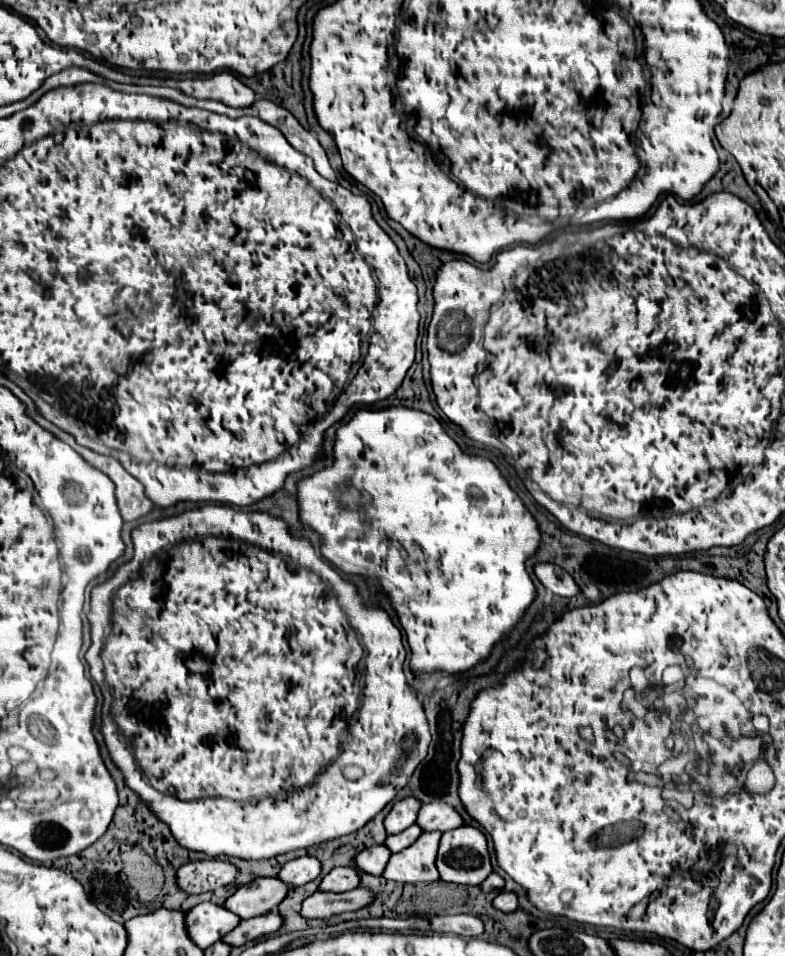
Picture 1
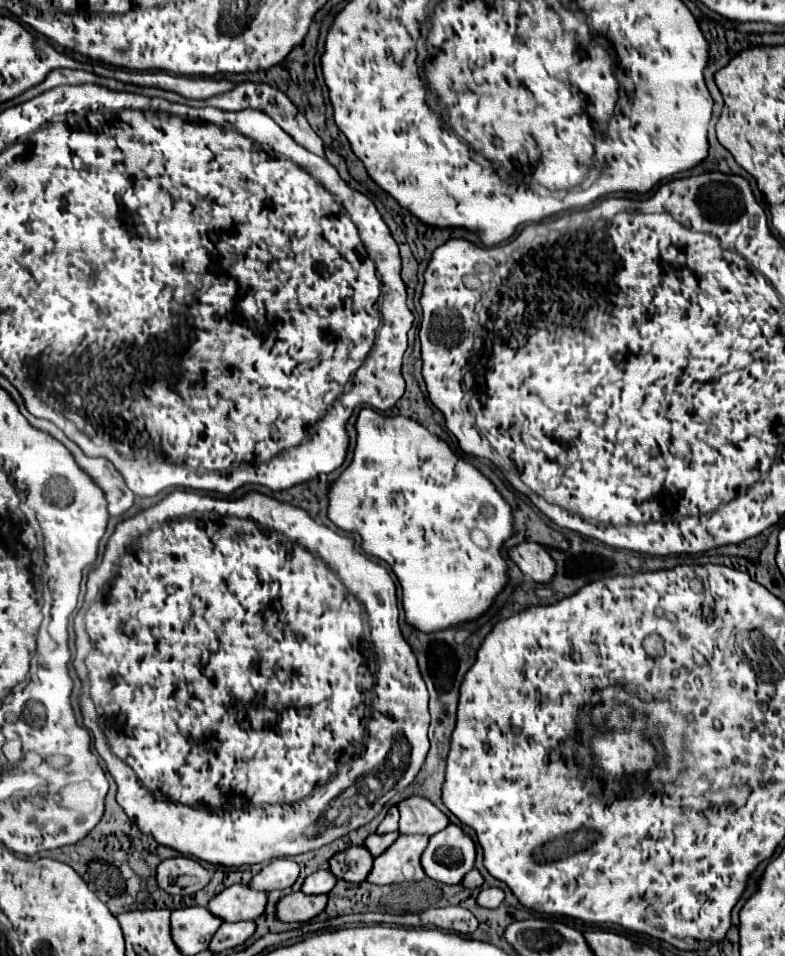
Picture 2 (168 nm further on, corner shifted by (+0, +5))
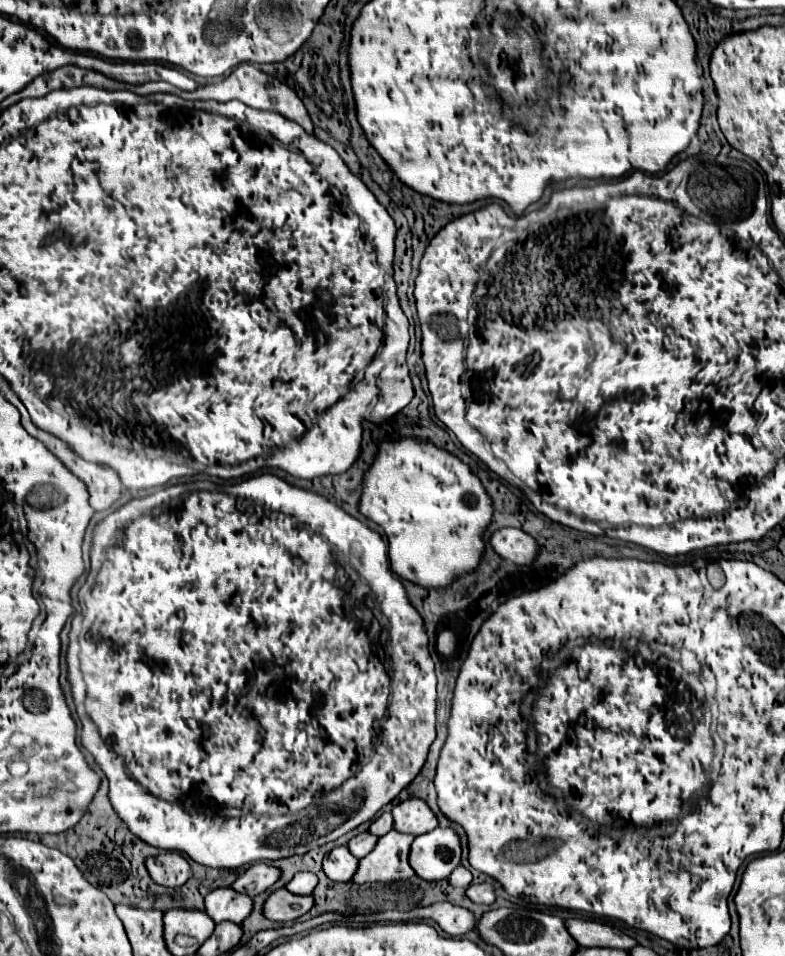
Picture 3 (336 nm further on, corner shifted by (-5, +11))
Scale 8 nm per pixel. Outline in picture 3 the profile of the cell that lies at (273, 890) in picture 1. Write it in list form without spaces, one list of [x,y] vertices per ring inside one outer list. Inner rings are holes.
[[[220,887],[206,895],[206,913],[216,921],[242,923],[252,911],[252,897],[232,891],[232,887]]]

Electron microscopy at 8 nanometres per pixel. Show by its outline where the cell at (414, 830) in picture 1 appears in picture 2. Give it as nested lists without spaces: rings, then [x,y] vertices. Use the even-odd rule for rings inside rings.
[[[373,833],[373,835],[369,835],[369,837],[363,841],[363,847],[365,847],[373,857],[377,857],[379,853],[383,853],[383,851],[391,845],[391,841],[395,841],[397,835],[399,835],[399,833],[387,833],[387,835],[377,835],[377,833]]]

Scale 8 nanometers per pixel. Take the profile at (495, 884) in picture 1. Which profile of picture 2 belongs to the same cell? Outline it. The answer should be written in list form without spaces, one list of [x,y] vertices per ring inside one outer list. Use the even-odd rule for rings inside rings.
[[[469,871],[465,877],[463,877],[463,881],[461,881],[461,885],[463,887],[467,887],[467,889],[477,889],[477,887],[481,887],[483,885],[483,877],[481,877],[481,873],[479,871]]]

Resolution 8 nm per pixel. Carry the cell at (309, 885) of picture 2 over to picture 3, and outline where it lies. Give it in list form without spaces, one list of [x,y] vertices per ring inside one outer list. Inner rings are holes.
[[[304,871],[304,873],[296,873],[294,879],[286,885],[286,889],[296,895],[310,895],[314,891],[316,883],[318,883],[318,877],[310,871]]]

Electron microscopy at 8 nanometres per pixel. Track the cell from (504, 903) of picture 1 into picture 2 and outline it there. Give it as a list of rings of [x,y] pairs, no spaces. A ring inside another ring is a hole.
[[[497,887],[481,889],[481,893],[477,895],[477,903],[479,903],[481,907],[495,909],[495,907],[499,907],[499,905],[503,903],[503,897],[505,897],[505,893],[503,893],[501,889],[497,889]]]

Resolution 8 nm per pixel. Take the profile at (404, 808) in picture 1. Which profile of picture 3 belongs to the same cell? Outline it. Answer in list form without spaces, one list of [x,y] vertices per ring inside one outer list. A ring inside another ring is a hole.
[[[382,813],[372,825],[370,825],[370,833],[374,833],[374,835],[378,835],[378,837],[382,837],[382,835],[386,835],[388,831],[392,831],[394,829],[394,823],[392,823],[392,813]]]

